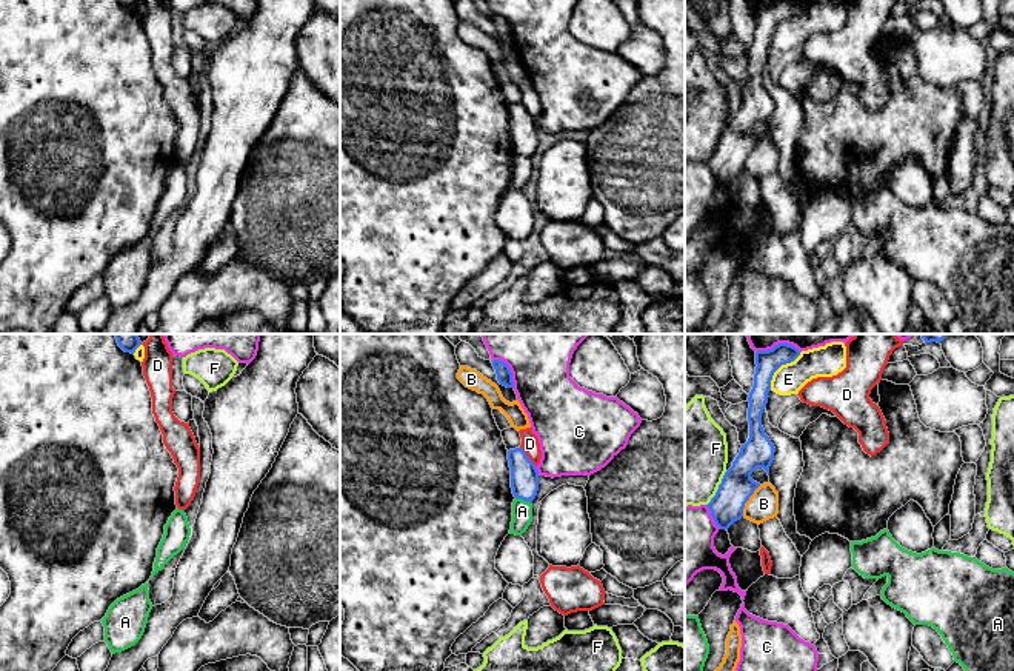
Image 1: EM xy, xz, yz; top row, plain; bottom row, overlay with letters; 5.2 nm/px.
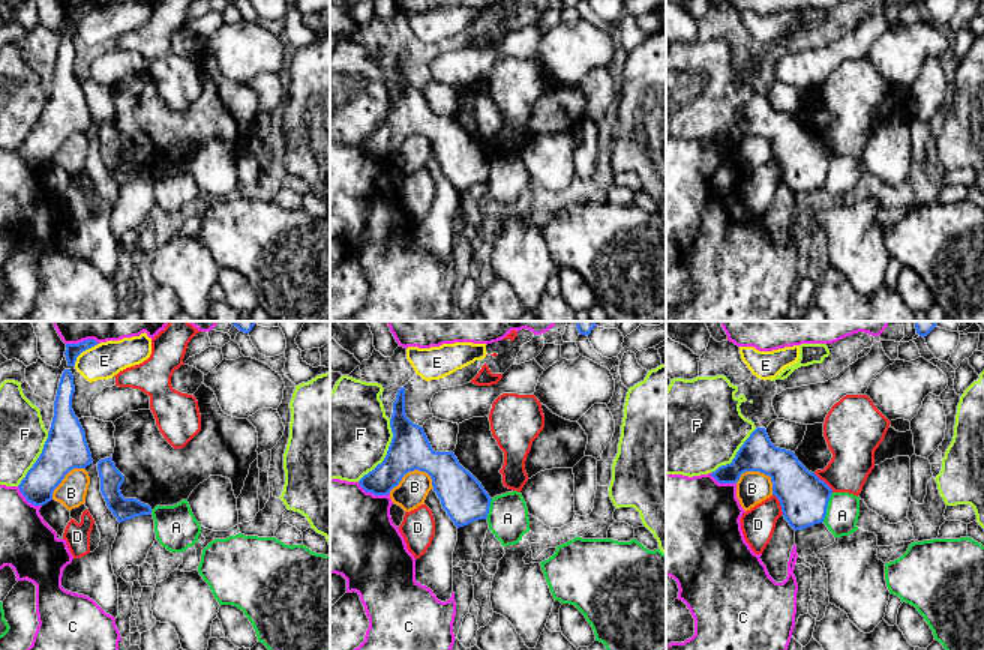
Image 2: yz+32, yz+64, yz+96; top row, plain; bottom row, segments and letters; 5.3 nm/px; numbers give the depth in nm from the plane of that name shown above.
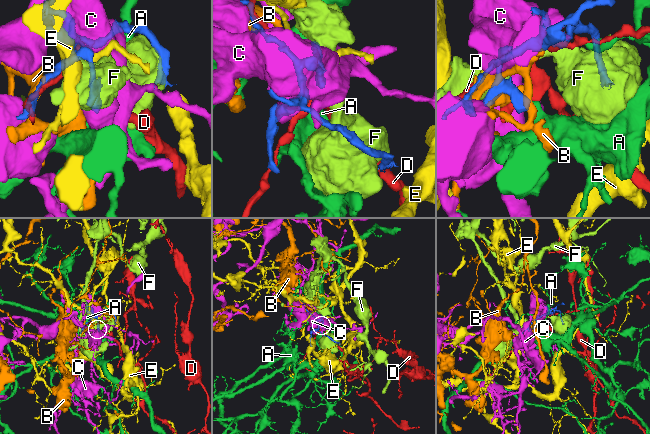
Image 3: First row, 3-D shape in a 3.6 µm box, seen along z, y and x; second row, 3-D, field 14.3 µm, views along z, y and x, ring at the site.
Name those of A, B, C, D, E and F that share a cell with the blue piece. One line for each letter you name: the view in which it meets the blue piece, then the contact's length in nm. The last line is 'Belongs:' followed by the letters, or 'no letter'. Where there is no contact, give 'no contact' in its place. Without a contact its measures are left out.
Belongs: no letter

